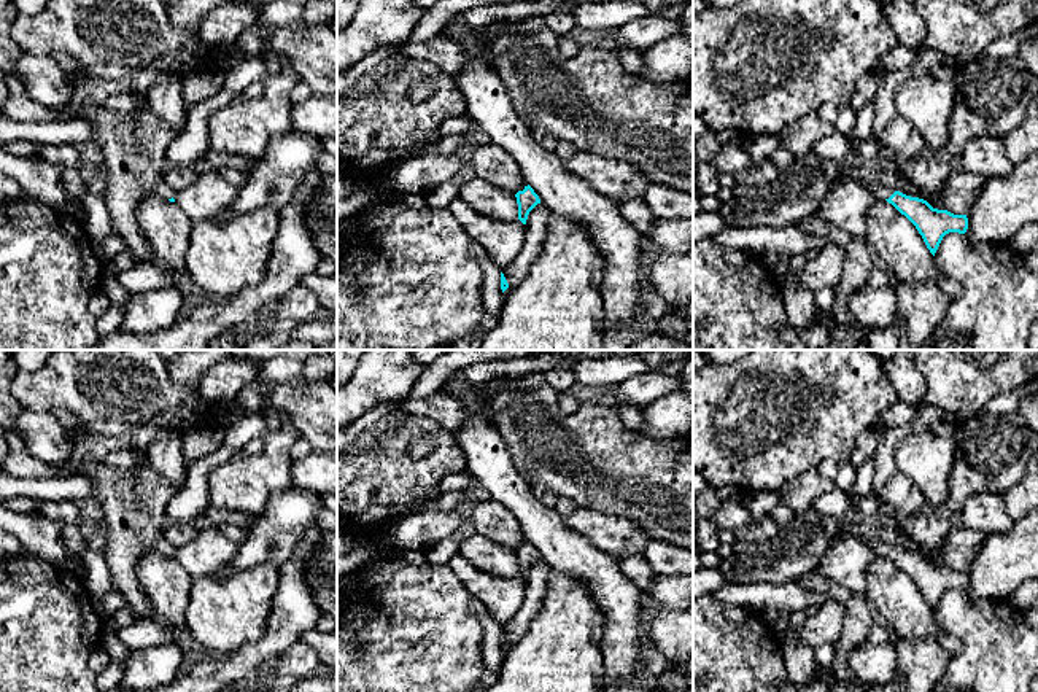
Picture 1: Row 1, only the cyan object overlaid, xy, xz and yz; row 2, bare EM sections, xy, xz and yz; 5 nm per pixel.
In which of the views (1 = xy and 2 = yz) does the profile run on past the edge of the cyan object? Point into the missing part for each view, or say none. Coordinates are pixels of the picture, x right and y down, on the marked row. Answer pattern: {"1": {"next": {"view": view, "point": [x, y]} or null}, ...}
{"1": {"next": {"view": "xy", "point": [162, 190]}}, "2": {"next": {"view": "yz", "point": [883, 193]}}}

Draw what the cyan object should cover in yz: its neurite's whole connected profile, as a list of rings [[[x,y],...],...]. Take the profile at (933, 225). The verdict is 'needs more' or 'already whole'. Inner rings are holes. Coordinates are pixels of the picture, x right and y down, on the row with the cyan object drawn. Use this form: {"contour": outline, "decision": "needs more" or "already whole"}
{"contour": [[[860,185],[870,188],[879,200],[887,200],[904,215],[916,226],[933,256],[946,234],[965,234],[968,229],[966,215],[954,215],[947,210],[933,208],[927,200],[906,196],[889,186]]], "decision": "needs more"}

